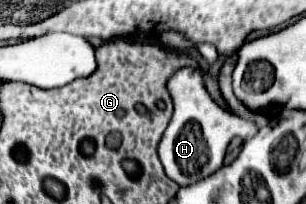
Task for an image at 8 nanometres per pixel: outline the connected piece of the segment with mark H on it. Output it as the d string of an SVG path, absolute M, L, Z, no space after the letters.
M180 38L178 42L180 42L178 46L184 46L186 50L196 48L200 58L198 58L198 66L180 68L166 82L166 88L174 102L174 114L172 114L172 120L160 140L158 156L160 156L160 162L162 162L168 178L178 182L180 186L188 186L190 182L198 182L200 178L214 174L224 164L226 146L230 144L230 140L236 134L252 134L254 136L258 132L258 128L256 128L256 124L242 120L240 116L220 108L208 94L202 74L204 74L206 66L210 66L218 60L216 48L208 46L208 44L194 46L192 42L184 40L184 38Z

